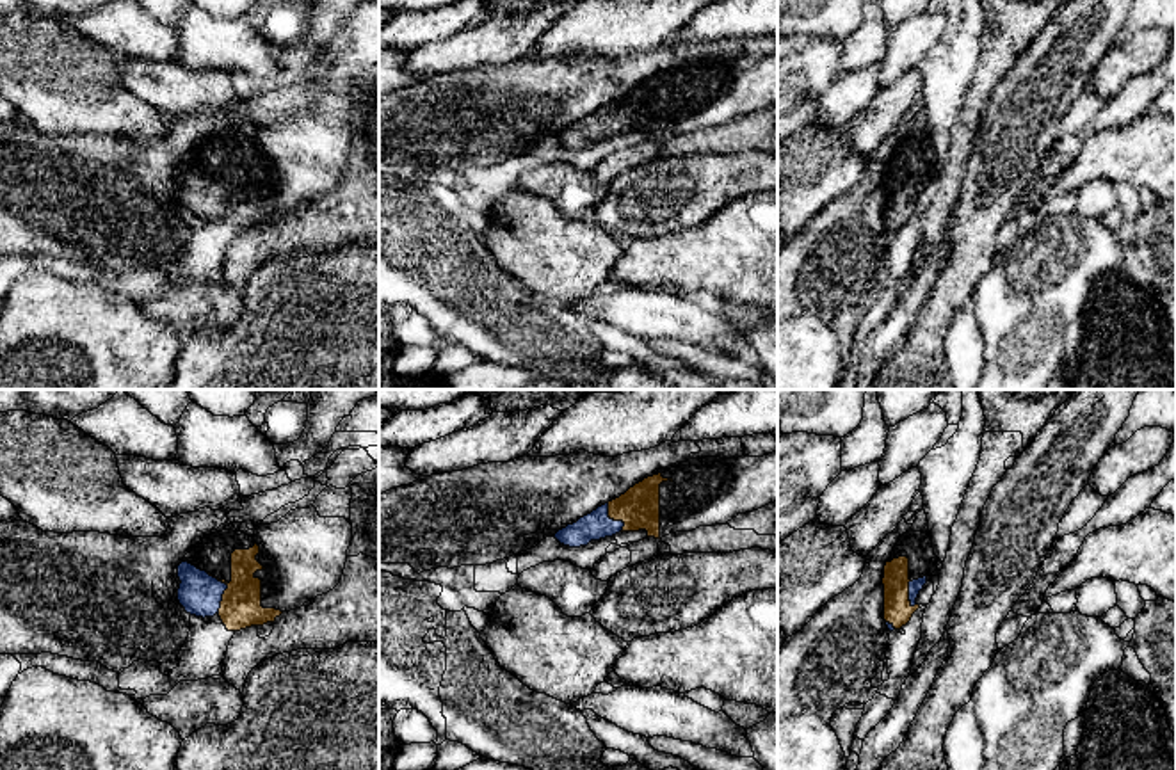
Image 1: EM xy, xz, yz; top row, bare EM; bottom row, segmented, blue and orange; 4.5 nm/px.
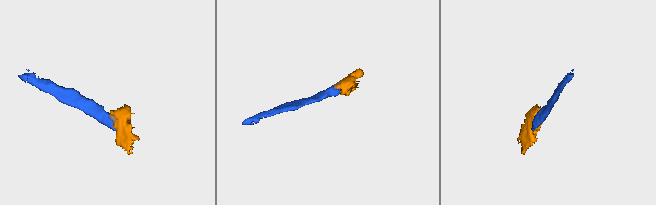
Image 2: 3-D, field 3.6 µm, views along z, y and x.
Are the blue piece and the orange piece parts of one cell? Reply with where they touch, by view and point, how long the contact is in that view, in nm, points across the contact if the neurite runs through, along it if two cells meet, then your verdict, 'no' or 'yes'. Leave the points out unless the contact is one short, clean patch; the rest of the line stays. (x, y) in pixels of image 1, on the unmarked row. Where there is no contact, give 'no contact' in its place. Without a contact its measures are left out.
contact xy (226, 189); length 190 nm; way xy (200, 196), (219, 196), (226, 189), (241, 208); yes

